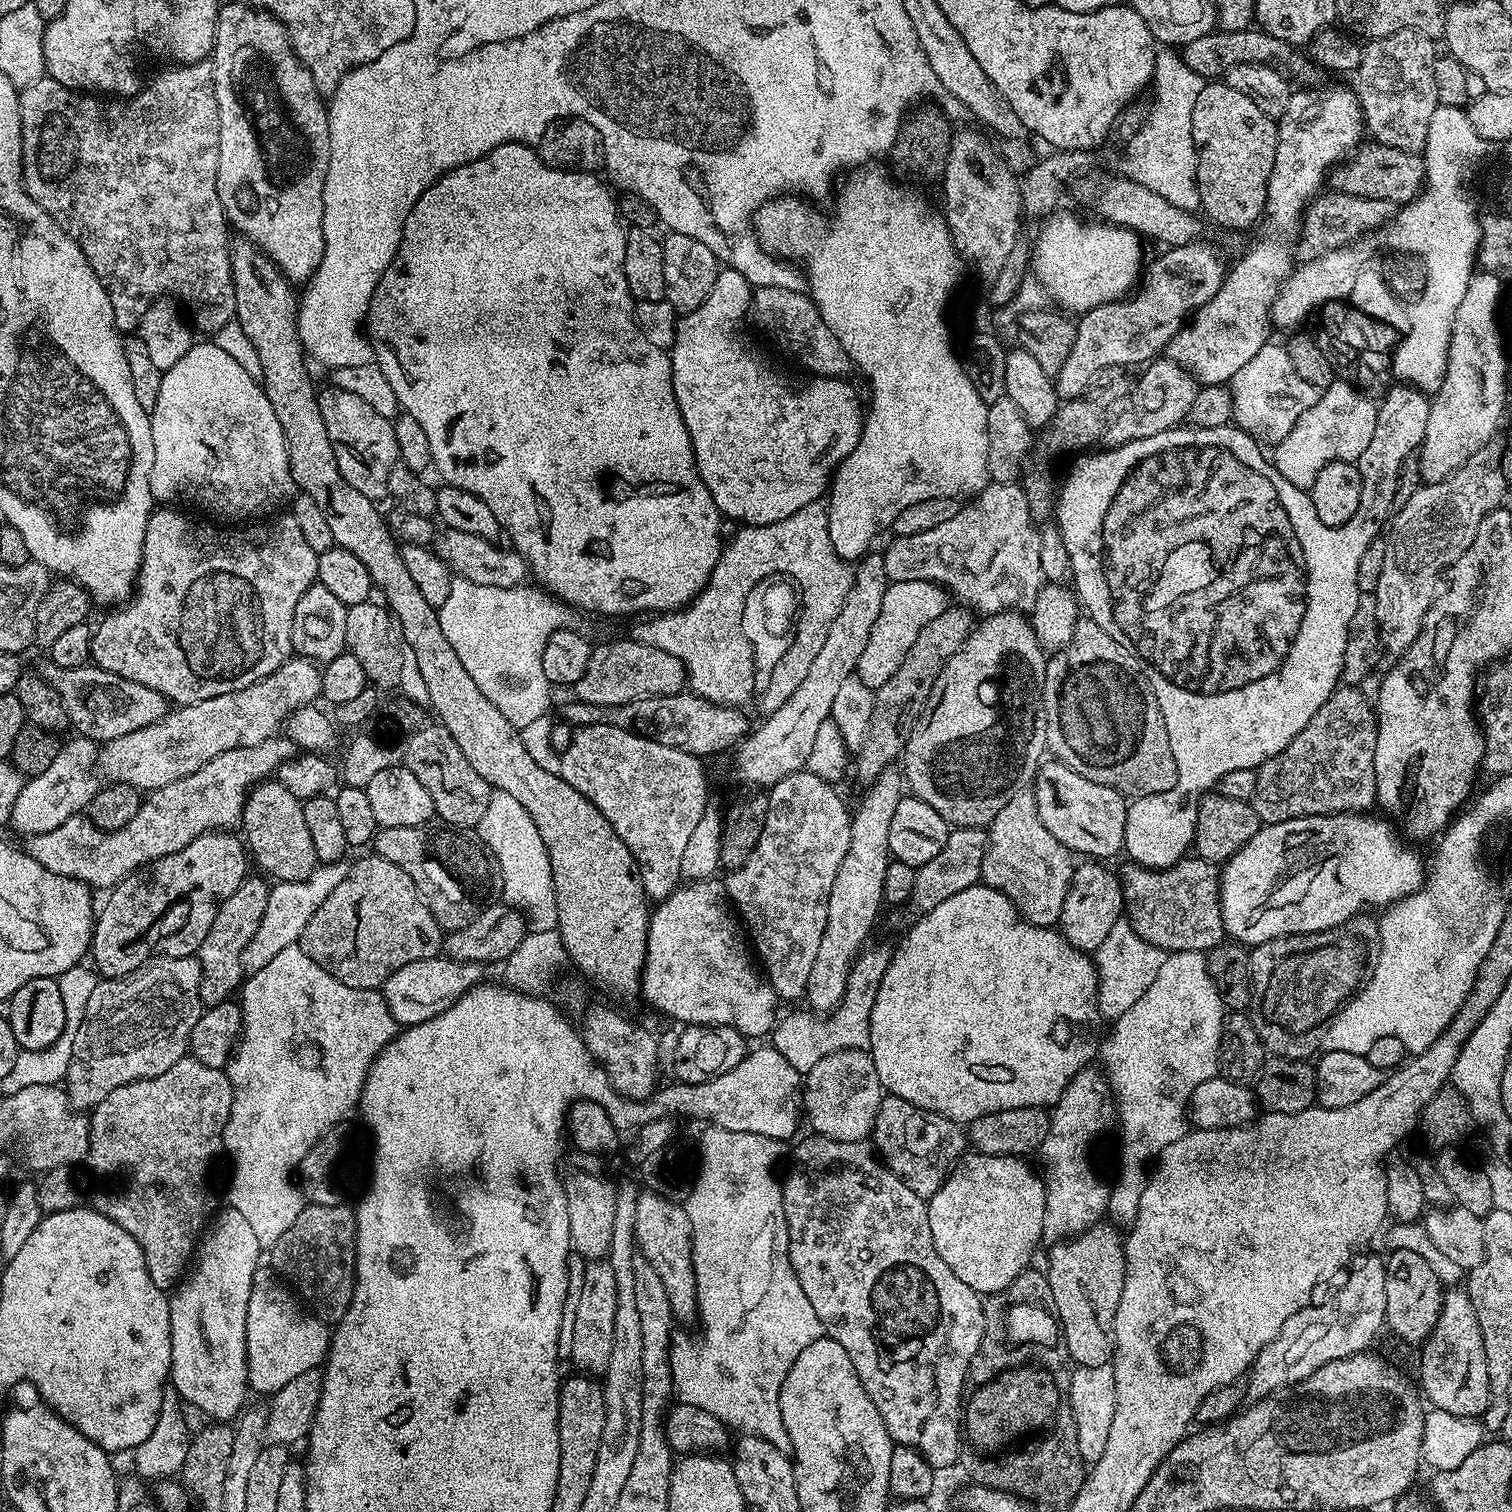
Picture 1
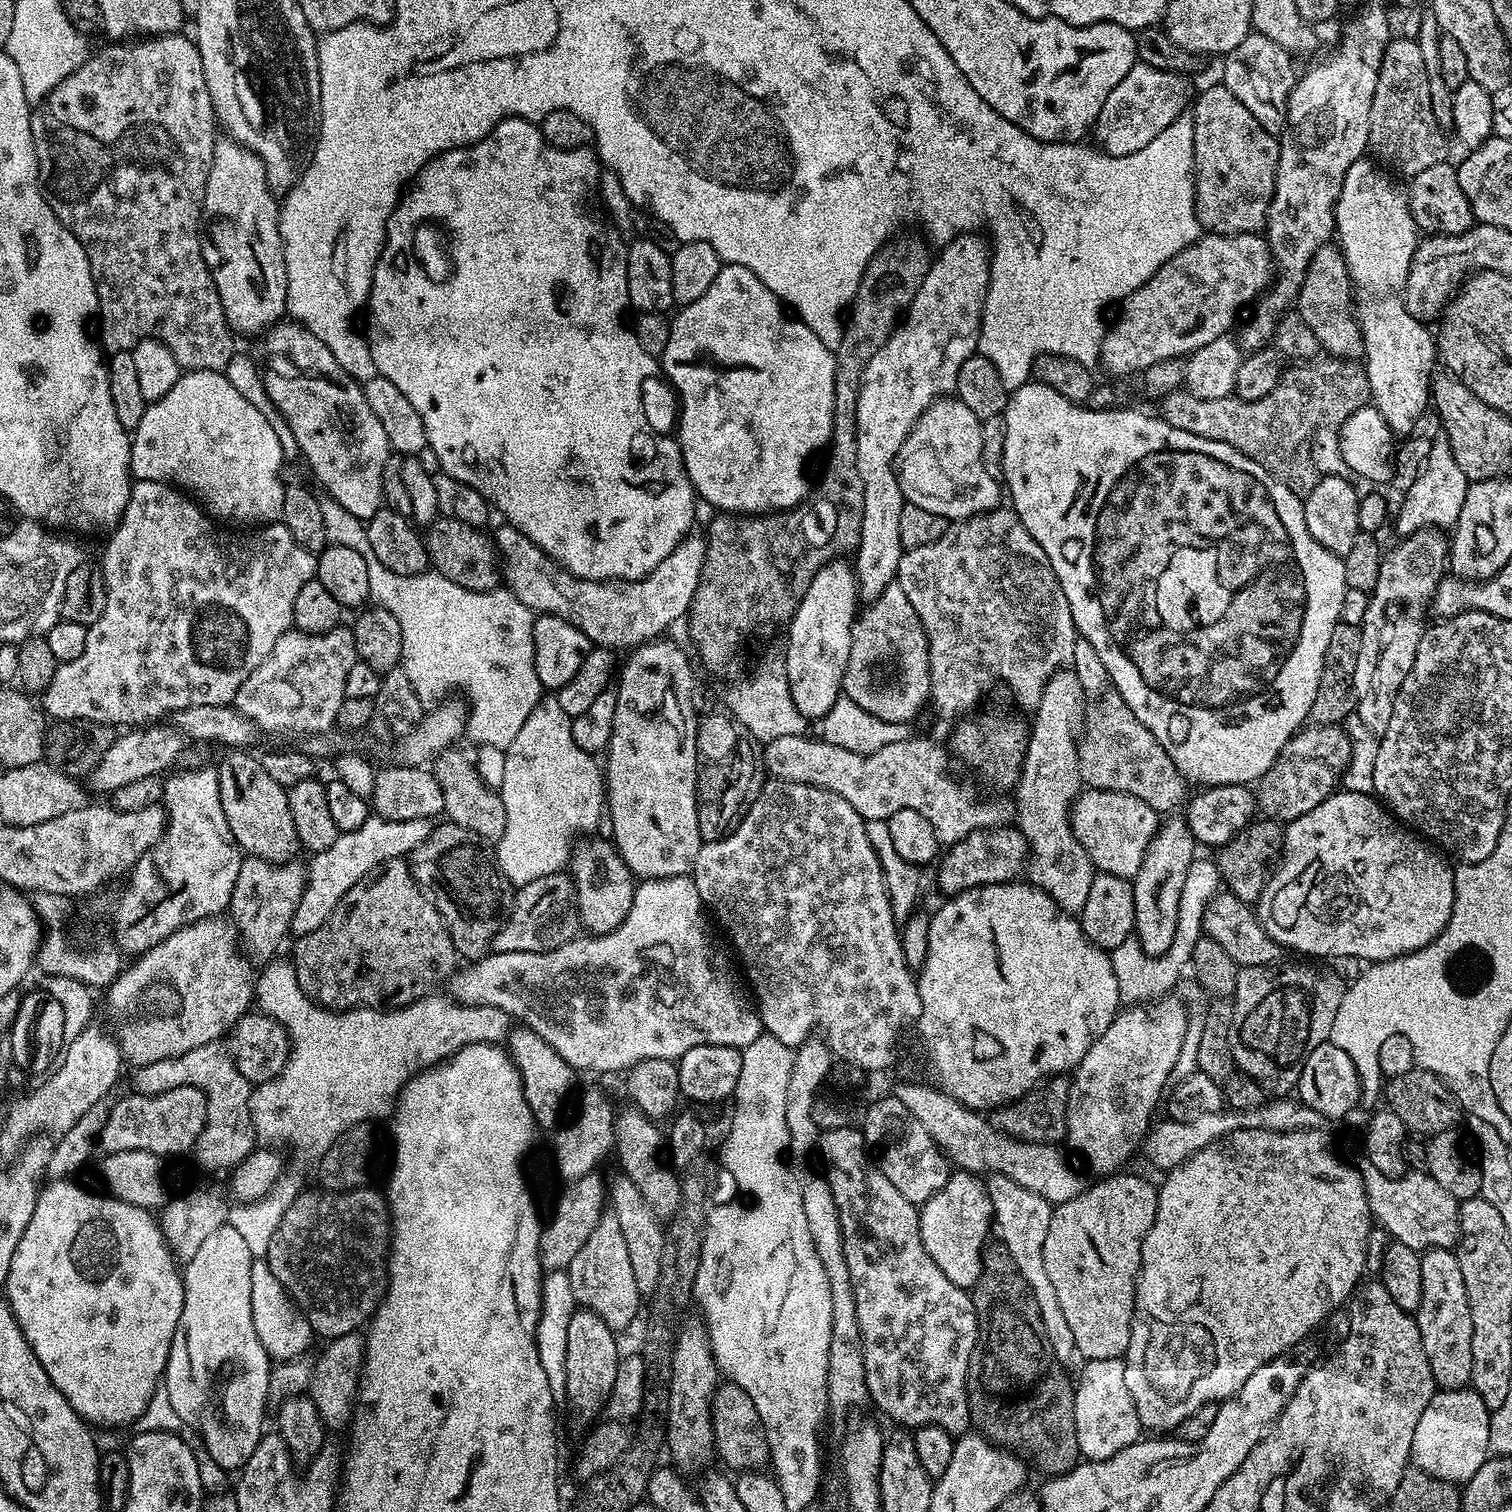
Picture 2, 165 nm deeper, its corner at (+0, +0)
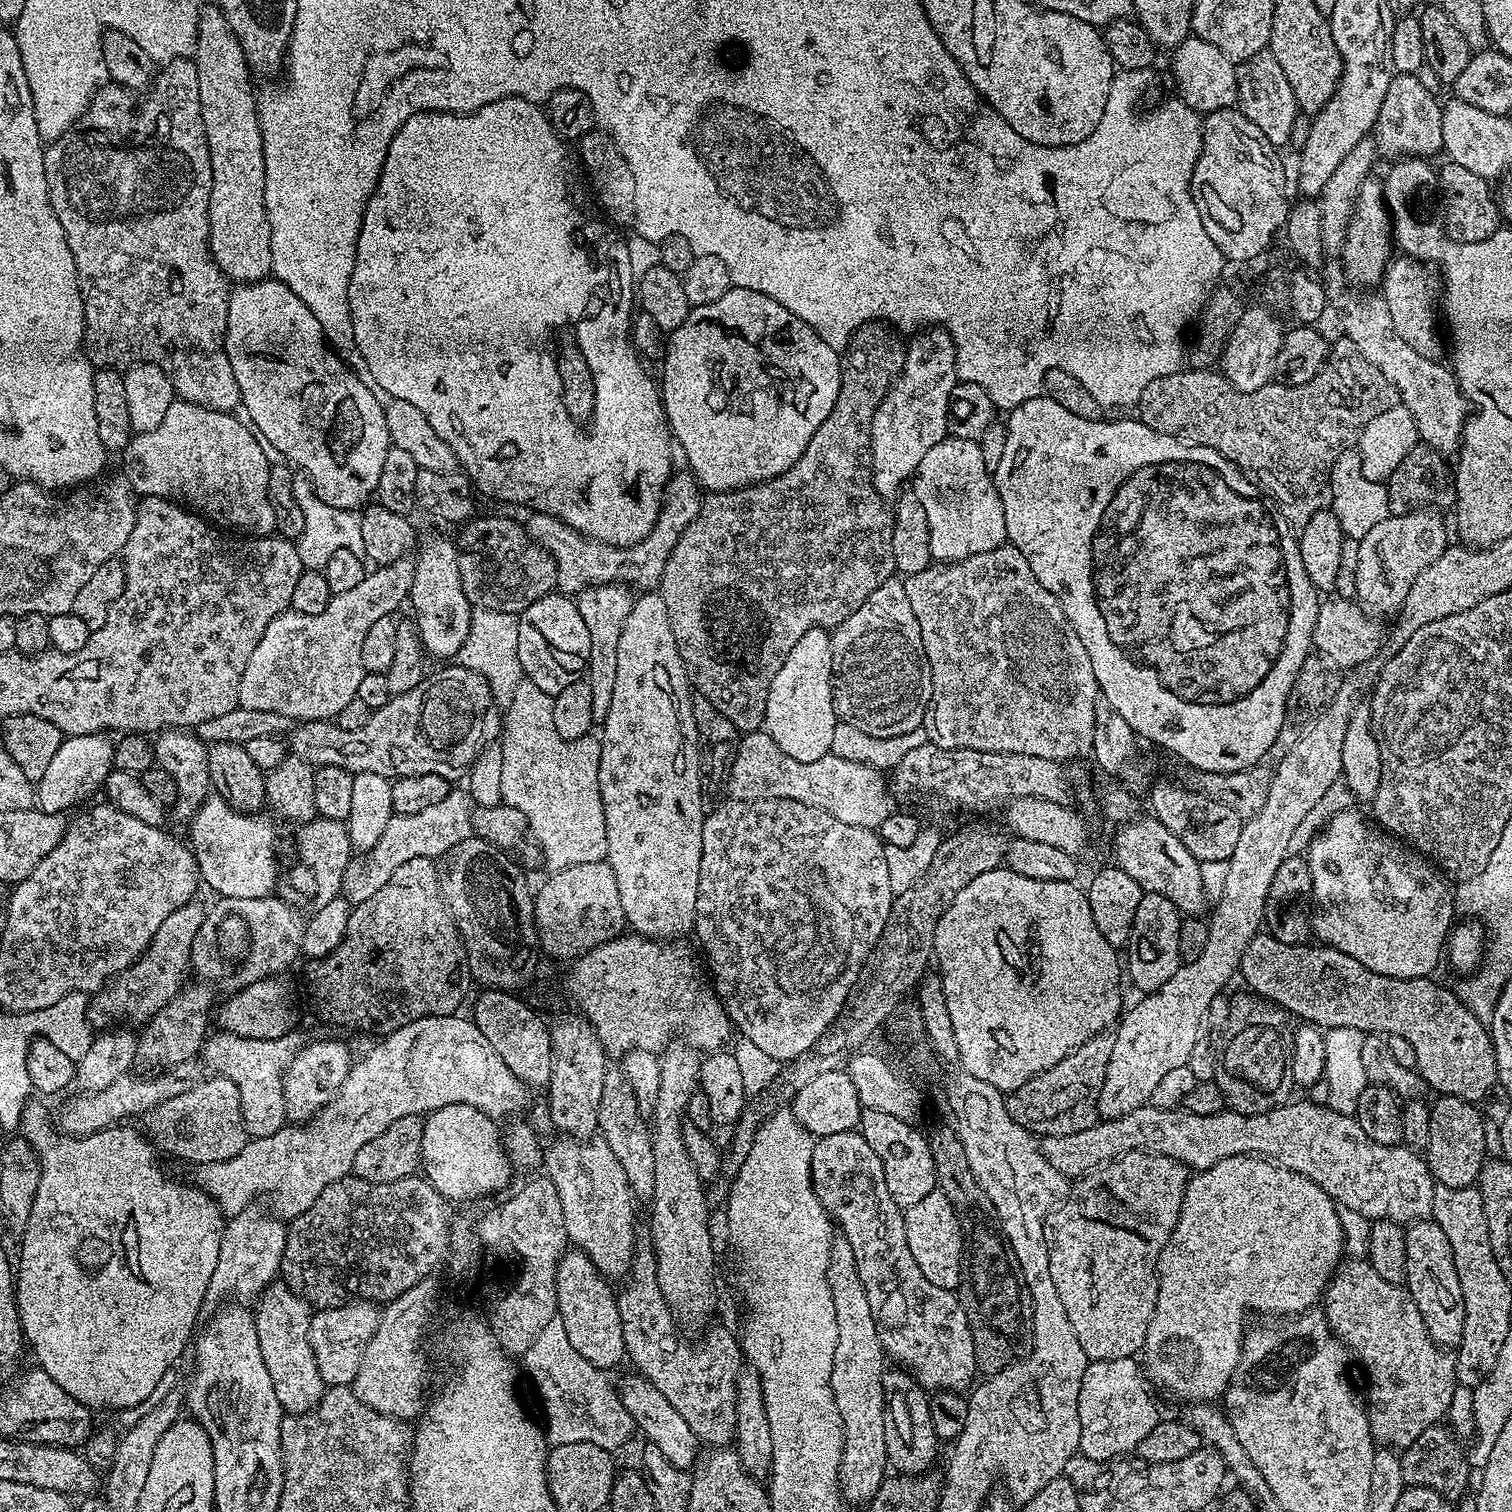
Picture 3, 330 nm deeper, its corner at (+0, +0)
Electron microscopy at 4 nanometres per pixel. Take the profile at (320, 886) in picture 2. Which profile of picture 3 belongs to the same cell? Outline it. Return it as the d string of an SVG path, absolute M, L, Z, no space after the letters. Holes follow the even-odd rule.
M453 787L435 806L420 811L418 814L395 814L386 822L386 830L380 841L370 849L367 849L365 860L353 859L348 865L344 875L343 895L349 905L364 904L366 898L378 894L386 882L390 882L390 874L398 870L410 858L426 858L427 856L439 858L449 852L458 842L470 838L472 831L472 809L474 796L471 791L463 792L462 789Z

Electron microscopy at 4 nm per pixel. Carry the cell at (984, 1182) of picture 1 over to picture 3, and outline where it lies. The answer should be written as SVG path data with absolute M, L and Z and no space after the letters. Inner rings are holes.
M939 1190L926 1194L922 1202L914 1202L914 1206L903 1209L903 1214L906 1246L910 1246L910 1254L914 1262L918 1262L918 1270L922 1270L922 1278L942 1290L955 1293L960 1287L960 1255L964 1249L964 1239L956 1212L946 1194Z

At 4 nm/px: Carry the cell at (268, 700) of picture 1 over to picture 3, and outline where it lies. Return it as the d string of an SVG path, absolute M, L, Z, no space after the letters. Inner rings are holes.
M412 558L381 564L365 574L362 582L354 586L354 590L333 596L330 606L326 606L322 614L298 614L289 610L275 616L270 626L266 626L266 634L262 634L258 646L254 646L254 654L250 654L246 674L240 683L243 707L270 710L294 722L331 721L335 718L358 694L358 686L365 674L362 666L362 641L370 631L370 626L374 626L378 618L392 616L395 608L403 600L405 603L409 599L415 573L416 561Z

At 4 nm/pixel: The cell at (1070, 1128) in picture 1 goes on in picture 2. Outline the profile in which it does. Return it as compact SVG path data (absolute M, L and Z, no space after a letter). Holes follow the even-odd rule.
M1161 999L1153 1012L1147 1012L1144 1006L1121 1011L1071 1073L1066 1144L1097 1172L1097 1177L1117 1175L1131 1158L1132 1151L1141 1147L1154 1123L1152 1111L1159 1104L1161 1107L1162 1097L1173 1079L1172 1070L1182 1050L1190 1013L1172 999Z

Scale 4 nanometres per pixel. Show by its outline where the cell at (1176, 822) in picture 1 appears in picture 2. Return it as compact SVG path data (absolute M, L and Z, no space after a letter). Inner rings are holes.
M1186 826L1180 828L1157 828L1150 846L1146 850L1146 858L1142 858L1142 866L1138 874L1131 879L1134 890L1134 914L1136 915L1136 927L1134 938L1142 946L1147 956L1161 956L1170 950L1170 946L1176 940L1176 926L1178 924L1178 898L1182 898L1182 885L1186 883L1186 870L1190 870L1194 853L1198 845L1193 840Z

